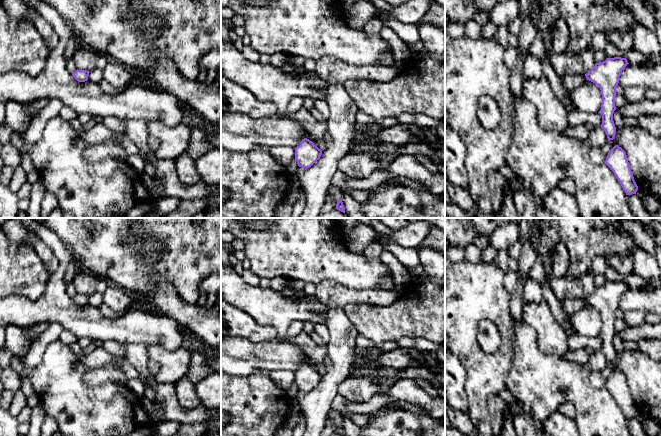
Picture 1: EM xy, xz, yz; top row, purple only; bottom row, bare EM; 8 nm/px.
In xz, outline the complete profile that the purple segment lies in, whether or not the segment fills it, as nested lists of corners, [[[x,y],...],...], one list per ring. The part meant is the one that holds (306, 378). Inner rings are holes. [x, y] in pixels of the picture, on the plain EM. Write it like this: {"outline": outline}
{"outline": [[[307,362],[302,363],[300,369],[295,372],[295,384],[302,392],[310,392],[321,379],[322,374]]]}

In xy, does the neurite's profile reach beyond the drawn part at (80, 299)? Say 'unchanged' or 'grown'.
unchanged

